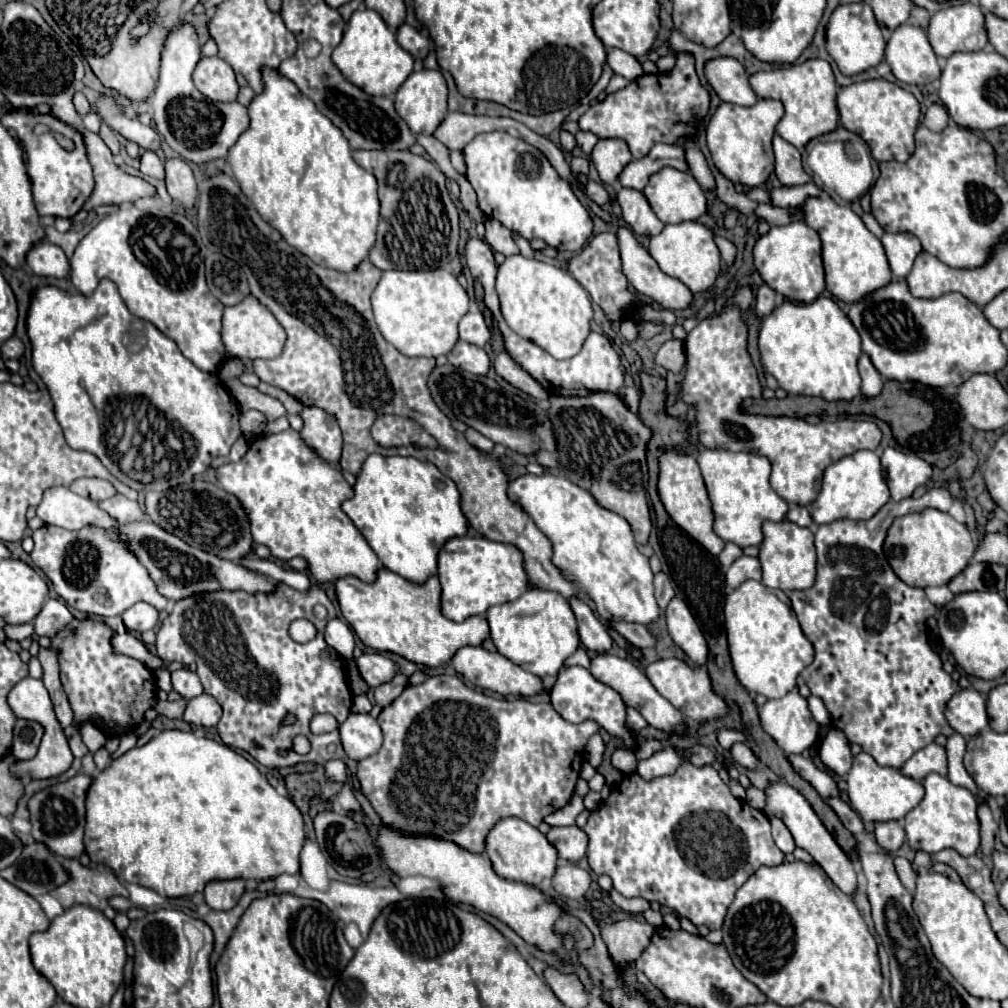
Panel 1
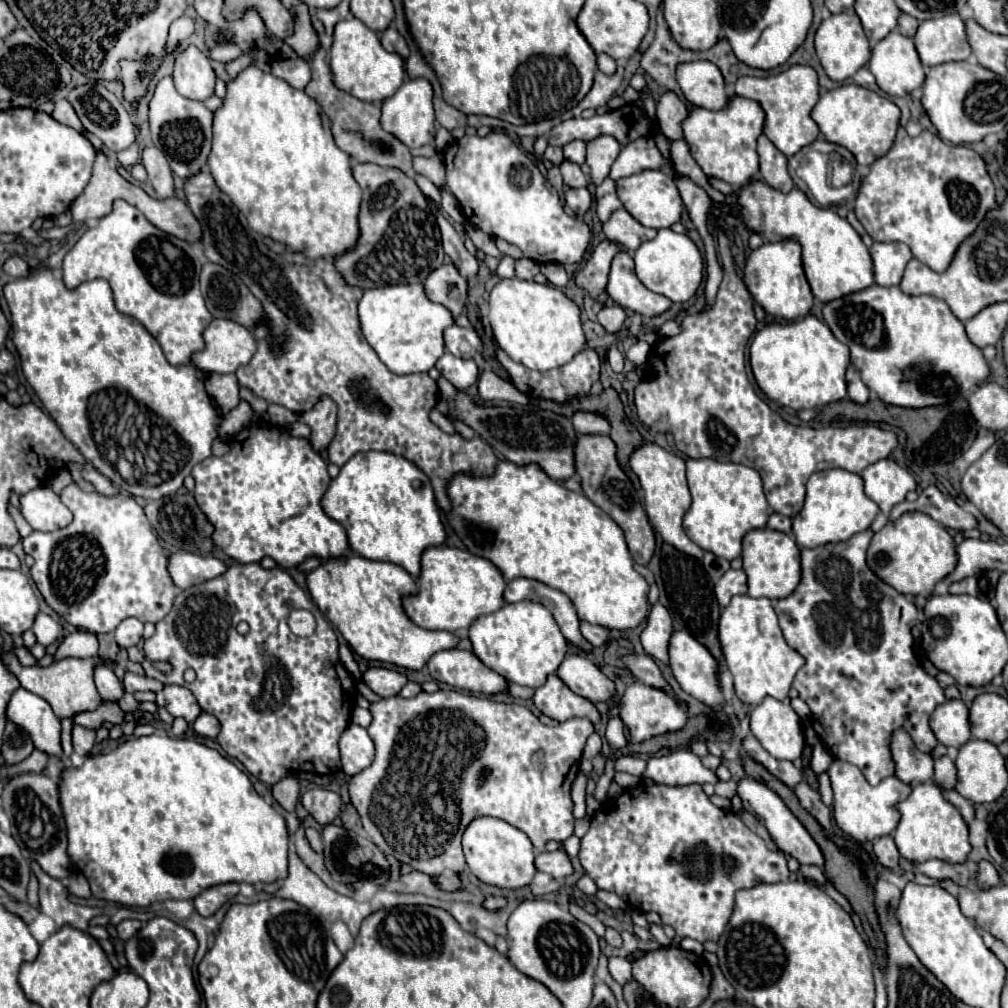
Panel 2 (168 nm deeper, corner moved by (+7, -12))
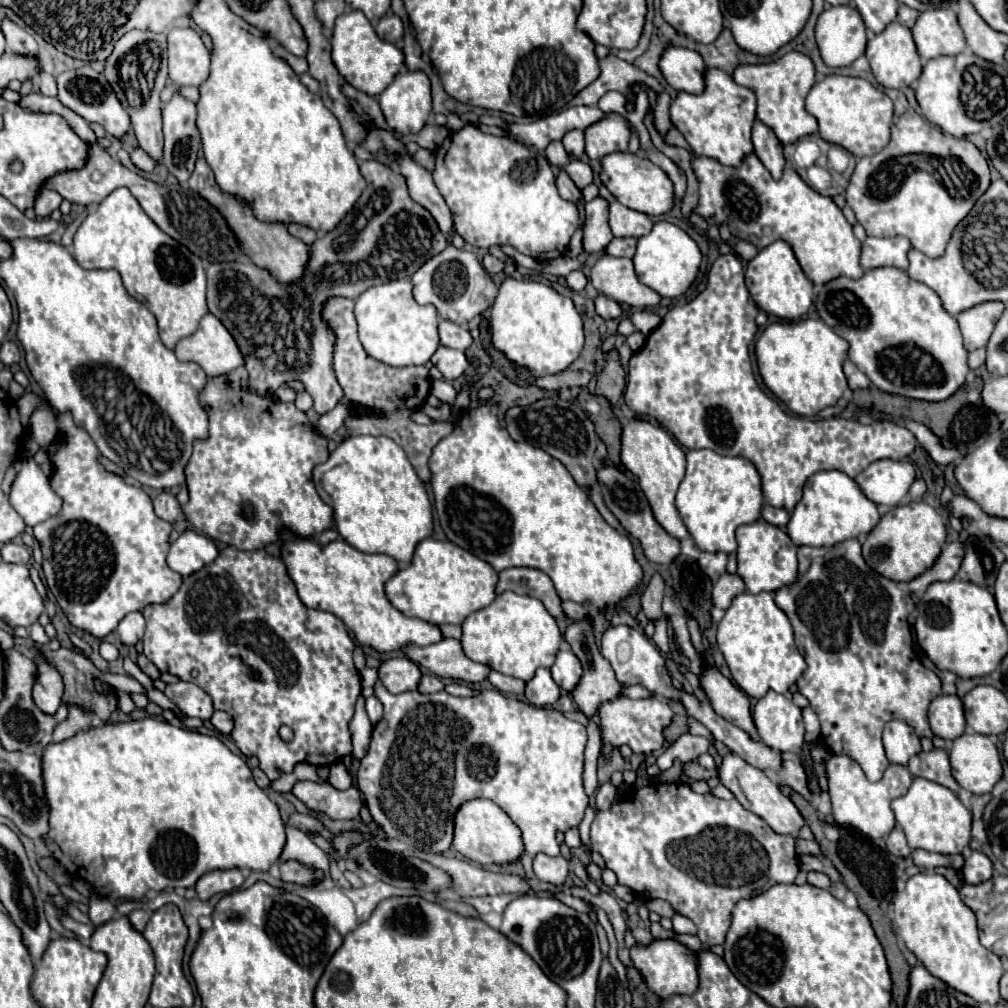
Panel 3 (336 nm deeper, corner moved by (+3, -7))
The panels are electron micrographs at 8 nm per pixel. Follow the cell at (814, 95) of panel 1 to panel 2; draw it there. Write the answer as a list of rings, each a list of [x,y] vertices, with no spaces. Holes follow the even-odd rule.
[[[792,65],[790,69],[772,77],[740,77],[736,81],[736,95],[754,99],[762,105],[766,113],[764,135],[786,157],[796,155],[802,147],[810,145],[820,135],[820,129],[812,119],[812,109],[820,99],[820,85],[816,71],[808,65]]]

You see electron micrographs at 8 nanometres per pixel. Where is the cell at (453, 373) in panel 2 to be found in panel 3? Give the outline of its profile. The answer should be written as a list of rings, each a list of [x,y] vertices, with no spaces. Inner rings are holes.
[[[440,346],[434,352],[434,356],[430,358],[430,362],[442,372],[442,376],[446,380],[454,380],[454,378],[462,376],[470,366],[470,362],[462,350],[454,350],[454,348],[446,348],[446,346]]]

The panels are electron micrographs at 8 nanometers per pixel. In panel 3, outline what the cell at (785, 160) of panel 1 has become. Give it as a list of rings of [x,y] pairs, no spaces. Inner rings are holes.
[[[756,120],[752,126],[752,144],[754,144],[754,154],[770,170],[772,178],[778,180],[786,166],[786,160],[782,154],[782,142],[774,136],[774,132],[766,124]]]

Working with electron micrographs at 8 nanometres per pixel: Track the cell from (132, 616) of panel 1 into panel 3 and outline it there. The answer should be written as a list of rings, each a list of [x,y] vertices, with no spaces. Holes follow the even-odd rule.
[[[130,612],[128,616],[124,616],[122,622],[118,624],[118,634],[120,634],[120,640],[126,646],[134,646],[144,636],[144,616],[142,616],[142,612]]]

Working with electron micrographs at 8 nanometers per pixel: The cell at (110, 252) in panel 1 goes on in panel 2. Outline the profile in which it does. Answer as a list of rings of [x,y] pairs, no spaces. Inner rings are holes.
[[[116,201],[110,215],[102,217],[98,227],[88,229],[80,241],[66,253],[64,257],[64,285],[68,289],[76,289],[84,281],[92,279],[106,279],[114,291],[116,309],[146,327],[146,331],[160,343],[166,359],[170,365],[192,365],[192,355],[206,347],[204,343],[204,329],[210,325],[212,315],[204,305],[204,297],[200,293],[198,277],[202,269],[202,259],[196,253],[194,245],[168,235],[154,227],[136,207],[128,205],[126,201]]]

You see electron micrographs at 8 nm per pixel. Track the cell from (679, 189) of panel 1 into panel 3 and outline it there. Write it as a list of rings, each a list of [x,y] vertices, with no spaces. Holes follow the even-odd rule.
[[[612,152],[606,154],[602,160],[602,172],[600,172],[600,180],[602,184],[612,192],[612,196],[638,212],[644,212],[648,216],[660,216],[666,214],[672,204],[674,204],[674,188],[670,178],[666,176],[666,172],[662,168],[658,168],[656,164],[652,164],[648,158],[640,156],[640,154],[632,154],[632,152]]]

